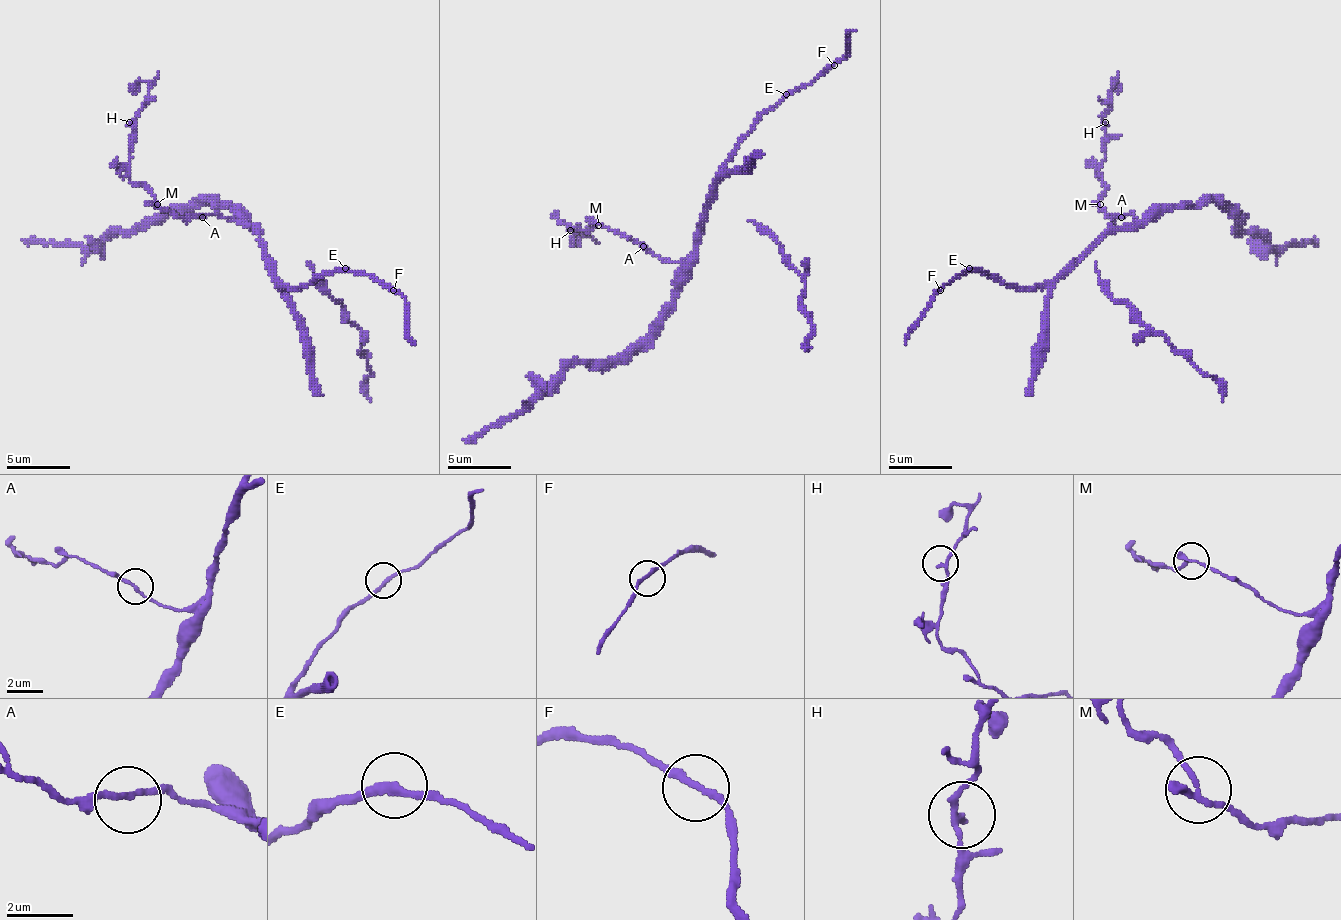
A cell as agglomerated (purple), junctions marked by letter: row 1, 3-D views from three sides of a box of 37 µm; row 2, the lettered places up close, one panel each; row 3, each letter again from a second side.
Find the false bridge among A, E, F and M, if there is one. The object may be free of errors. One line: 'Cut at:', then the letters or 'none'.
Cut at: M

